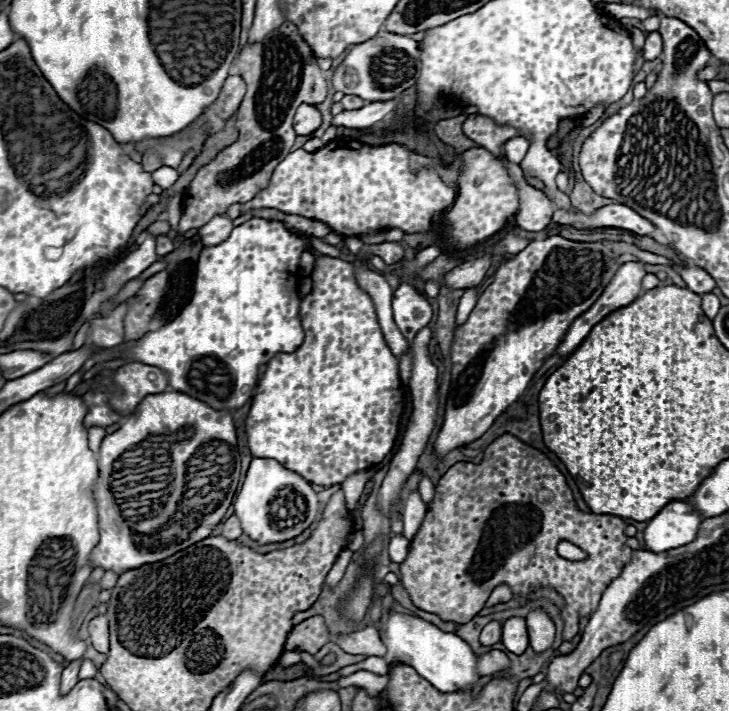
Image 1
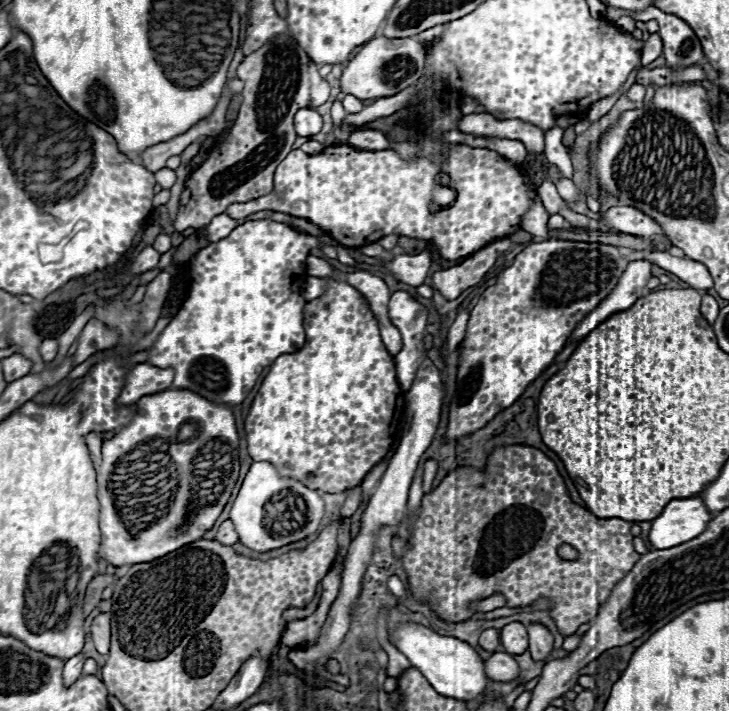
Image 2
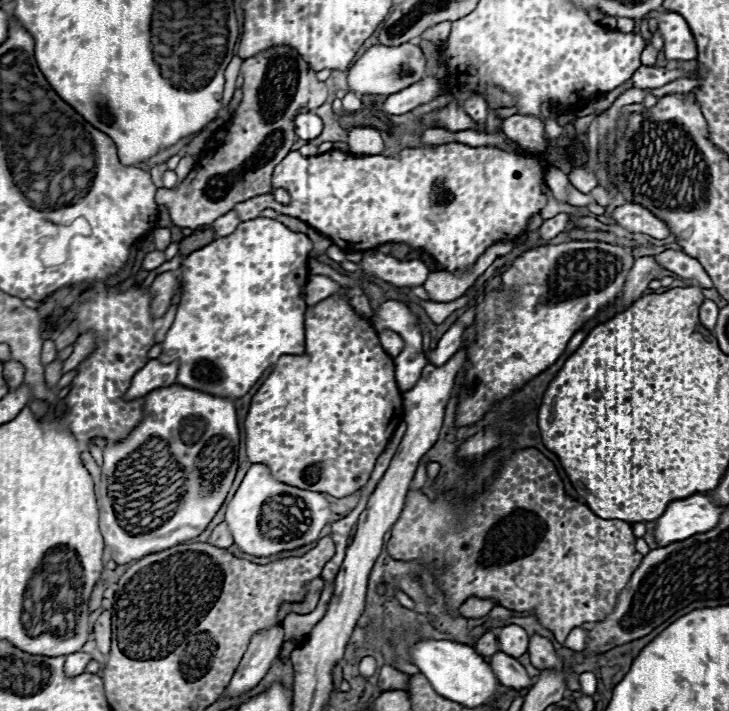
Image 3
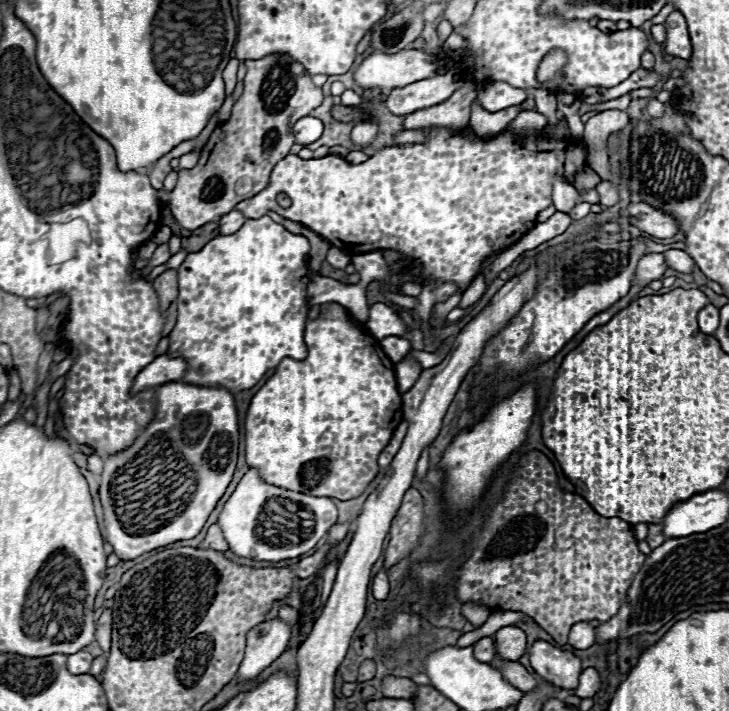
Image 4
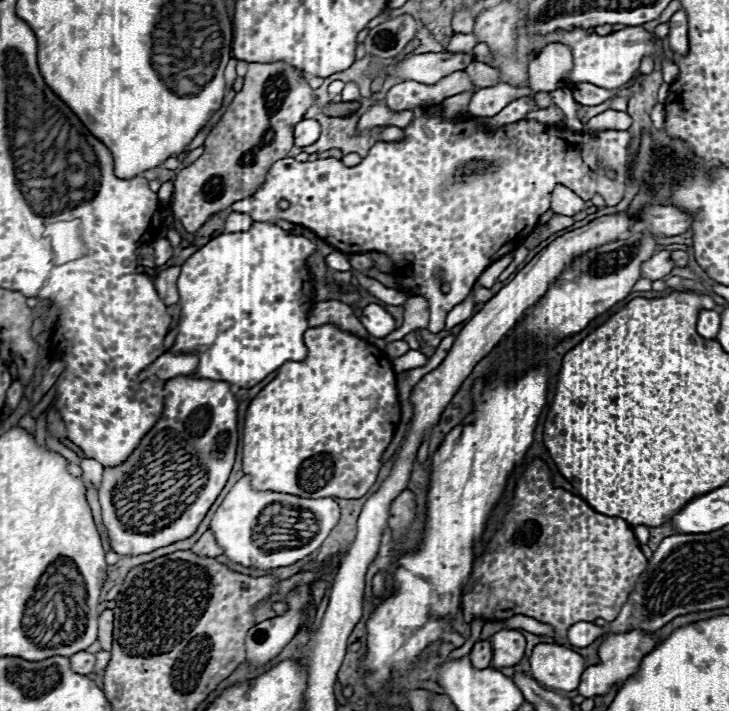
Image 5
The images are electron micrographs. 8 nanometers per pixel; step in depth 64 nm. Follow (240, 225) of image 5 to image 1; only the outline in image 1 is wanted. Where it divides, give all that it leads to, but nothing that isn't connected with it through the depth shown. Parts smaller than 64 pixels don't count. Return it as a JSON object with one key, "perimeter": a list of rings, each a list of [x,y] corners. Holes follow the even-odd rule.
{"perimeter":[[[218,214],[218,216],[214,216],[208,224],[204,224],[204,226],[198,230],[198,234],[200,234],[204,246],[214,246],[214,244],[224,242],[224,240],[230,236],[232,228],[234,228],[232,220],[230,220],[228,216],[220,216],[220,214]]]}

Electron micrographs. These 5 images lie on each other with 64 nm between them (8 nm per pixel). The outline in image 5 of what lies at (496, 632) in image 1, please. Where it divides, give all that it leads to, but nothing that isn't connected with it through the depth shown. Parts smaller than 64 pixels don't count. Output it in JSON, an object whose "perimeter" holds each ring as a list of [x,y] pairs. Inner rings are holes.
{"perimeter":[[[478,640],[468,654],[474,668],[486,668],[492,660],[492,644],[488,640]]]}

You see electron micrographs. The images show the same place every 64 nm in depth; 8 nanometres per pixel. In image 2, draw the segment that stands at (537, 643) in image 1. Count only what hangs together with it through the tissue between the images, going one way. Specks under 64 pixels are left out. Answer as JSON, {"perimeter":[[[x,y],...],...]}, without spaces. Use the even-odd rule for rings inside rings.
{"perimeter":[[[530,624],[528,626],[528,636],[530,636],[530,654],[534,660],[544,660],[550,662],[552,660],[552,634],[550,630],[546,630],[542,624]]]}

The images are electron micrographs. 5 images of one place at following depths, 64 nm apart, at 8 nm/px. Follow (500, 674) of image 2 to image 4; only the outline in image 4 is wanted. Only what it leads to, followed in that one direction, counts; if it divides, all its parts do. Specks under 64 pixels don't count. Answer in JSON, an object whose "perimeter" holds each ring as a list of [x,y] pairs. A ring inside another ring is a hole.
{"perimeter":[[[502,662],[502,676],[518,690],[522,690],[524,694],[532,692],[538,688],[538,680],[526,672],[524,666],[520,666],[518,662]]]}

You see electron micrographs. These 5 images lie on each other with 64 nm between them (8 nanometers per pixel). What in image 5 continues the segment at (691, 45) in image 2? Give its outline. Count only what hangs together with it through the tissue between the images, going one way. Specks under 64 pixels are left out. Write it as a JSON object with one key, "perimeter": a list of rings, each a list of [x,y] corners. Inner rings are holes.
{"perimeter":[[[678,10],[672,18],[670,18],[670,48],[678,54],[686,54],[688,52],[688,18],[684,10]]]}

